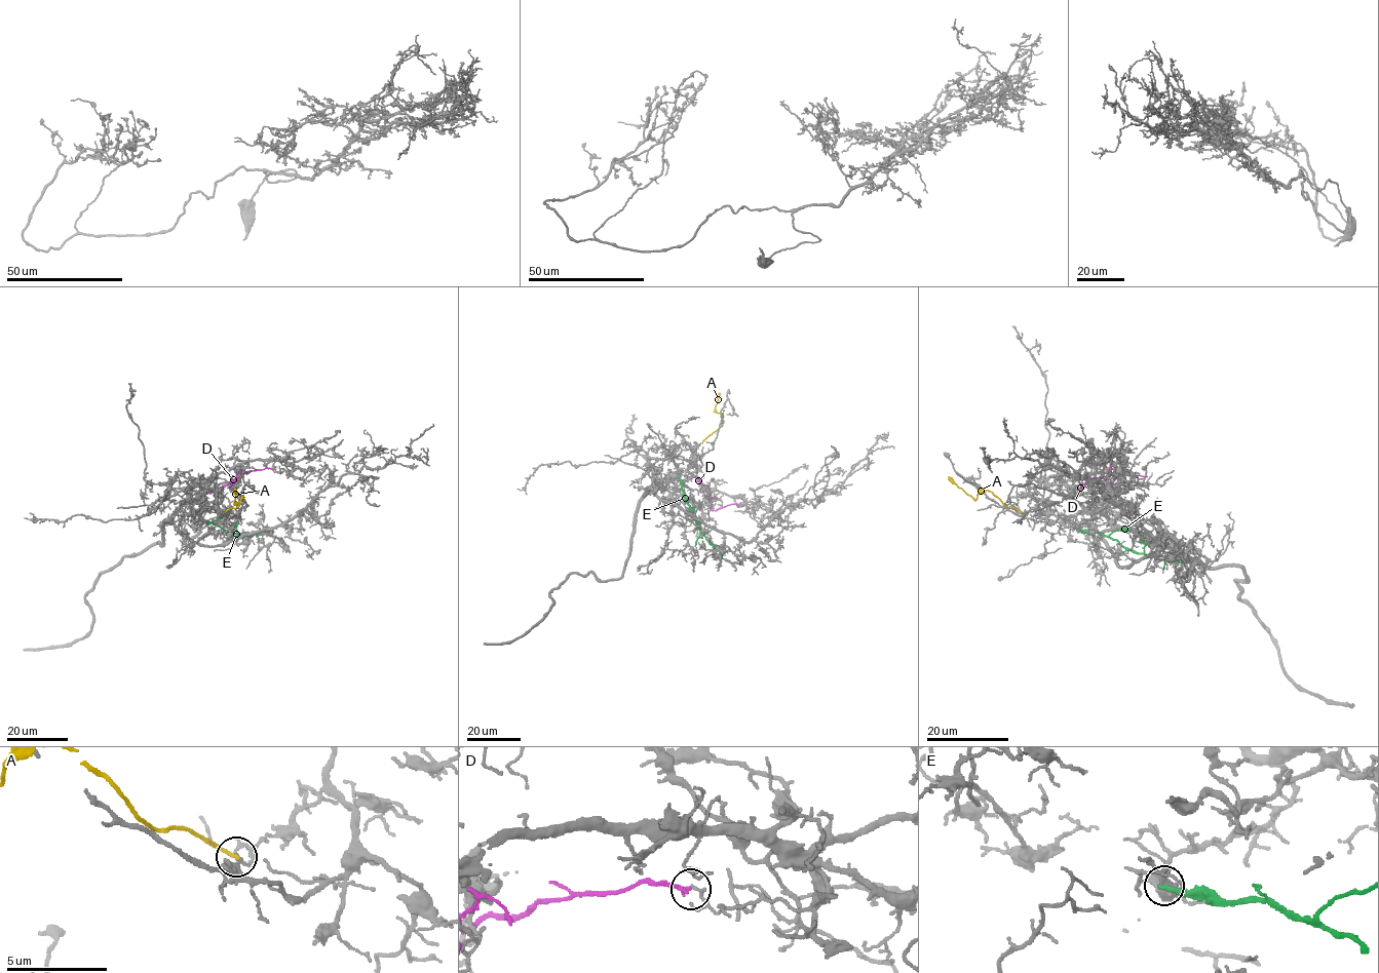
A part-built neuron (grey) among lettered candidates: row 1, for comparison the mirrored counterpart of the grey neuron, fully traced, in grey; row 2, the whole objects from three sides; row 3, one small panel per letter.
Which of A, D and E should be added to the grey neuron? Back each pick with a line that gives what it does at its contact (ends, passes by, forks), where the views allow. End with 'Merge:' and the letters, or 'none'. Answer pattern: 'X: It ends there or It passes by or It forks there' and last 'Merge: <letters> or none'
Merge: none

